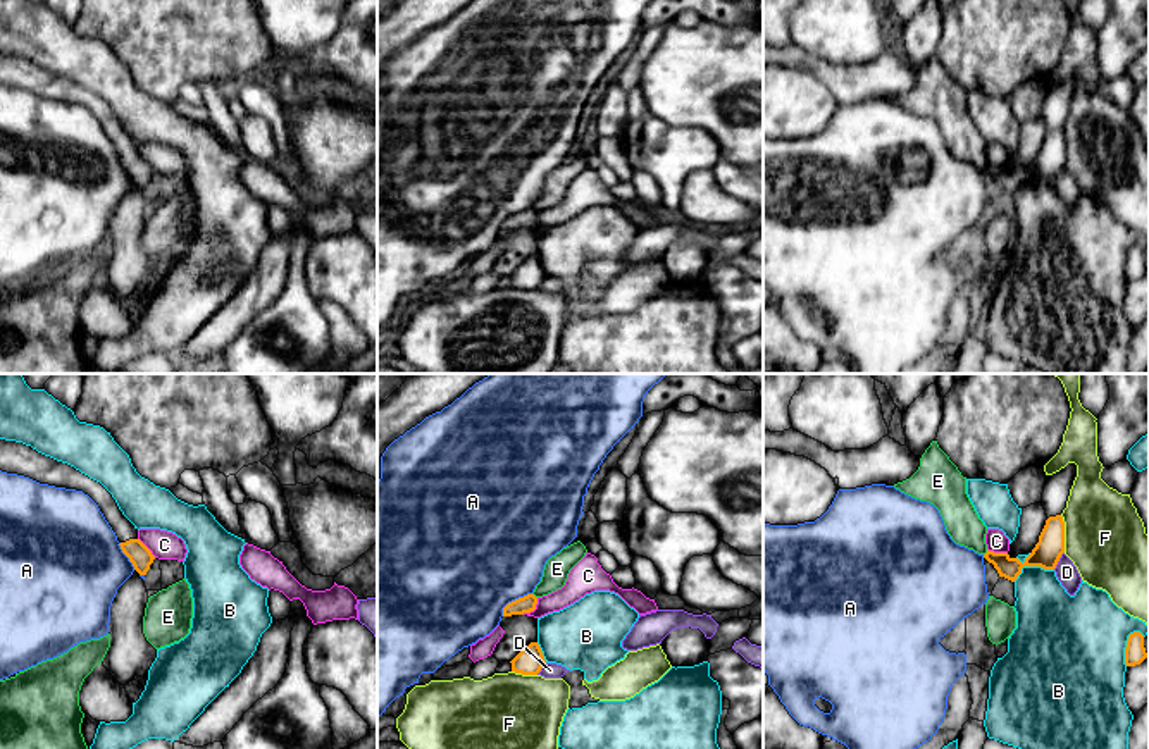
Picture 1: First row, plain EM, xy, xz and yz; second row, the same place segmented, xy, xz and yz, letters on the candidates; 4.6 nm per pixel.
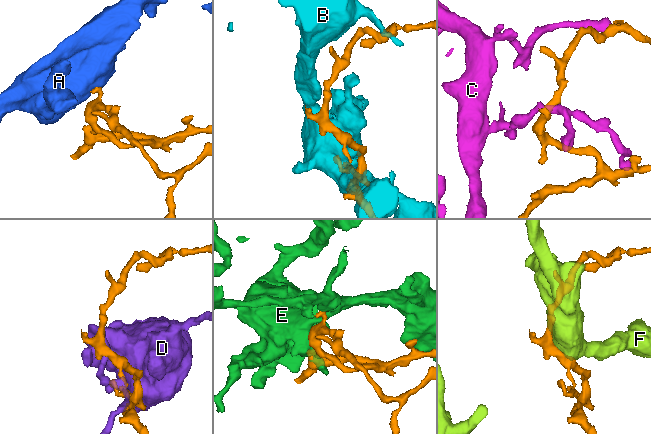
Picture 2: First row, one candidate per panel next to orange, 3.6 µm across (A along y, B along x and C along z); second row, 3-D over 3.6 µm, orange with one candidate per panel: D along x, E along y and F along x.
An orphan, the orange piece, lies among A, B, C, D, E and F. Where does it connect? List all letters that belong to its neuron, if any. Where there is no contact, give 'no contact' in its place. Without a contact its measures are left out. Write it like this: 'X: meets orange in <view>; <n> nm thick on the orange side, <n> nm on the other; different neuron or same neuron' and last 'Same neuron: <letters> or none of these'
A: meets orange in xz; 80 nm thick on the orange side, 500 nm on the other; different neuron
B: meets orange in yz; 130 nm thick on the orange side, 280 nm on the other; different neuron
C: meets orange in xz; 80 nm thick on the orange side, 120 nm on the other; different neuron
D: meets orange in yz; 130 nm thick on the orange side, 100 nm on the other; different neuron
E: meets orange in yz; 100 nm thick on the orange side, 160 nm on the other; different neuron
F: meets orange in yz; 130 nm thick on the orange side, 380 nm on the other; different neuron
Same neuron: none of these

